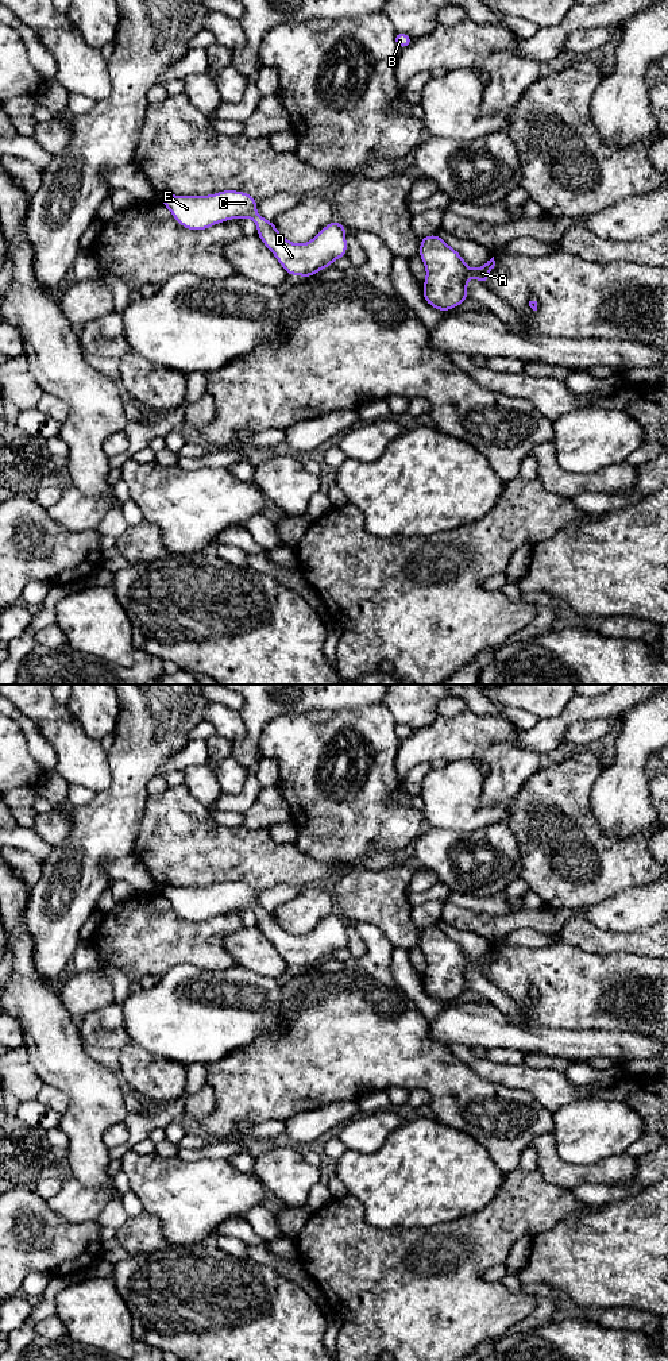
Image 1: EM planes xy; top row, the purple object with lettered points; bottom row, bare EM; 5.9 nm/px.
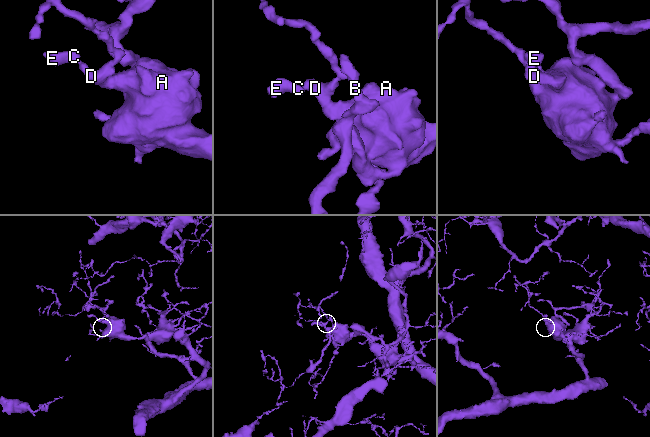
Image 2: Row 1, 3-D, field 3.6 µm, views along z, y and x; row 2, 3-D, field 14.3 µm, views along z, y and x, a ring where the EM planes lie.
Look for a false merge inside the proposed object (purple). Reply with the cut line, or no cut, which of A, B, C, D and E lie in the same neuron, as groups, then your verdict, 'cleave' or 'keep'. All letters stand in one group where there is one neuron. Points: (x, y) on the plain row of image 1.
no cut; A B C D E; keep

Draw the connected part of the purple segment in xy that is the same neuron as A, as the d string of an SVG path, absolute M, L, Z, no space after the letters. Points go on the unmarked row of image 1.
M439 926L421 928L420 944L426 969L422 976L425 992L443 1003L459 998L468 988L467 972L479 971L486 976L494 948L479 960L470 960L460 945Z

